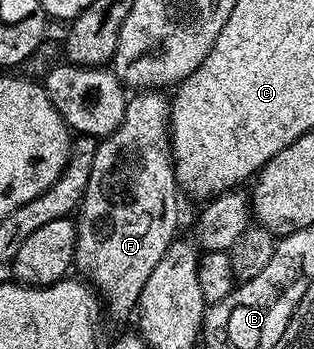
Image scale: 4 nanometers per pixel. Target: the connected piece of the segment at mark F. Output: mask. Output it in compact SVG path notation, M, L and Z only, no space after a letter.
M141 89L136 93L128 96L123 113L123 121L119 129L115 129L111 134L104 136L98 142L95 149L95 162L91 165L91 181L87 181L85 196L81 198L81 206L75 215L77 224L77 244L75 245L75 257L73 258L76 270L81 270L80 274L95 288L98 296L103 300L104 306L117 319L125 319L134 314L139 297L143 293L143 285L147 285L147 277L151 277L151 269L159 264L160 258L163 257L169 246L175 240L177 231L177 195L179 188L177 178L173 172L173 156L171 154L171 144L169 142L169 105L170 100L165 99L160 90Z

